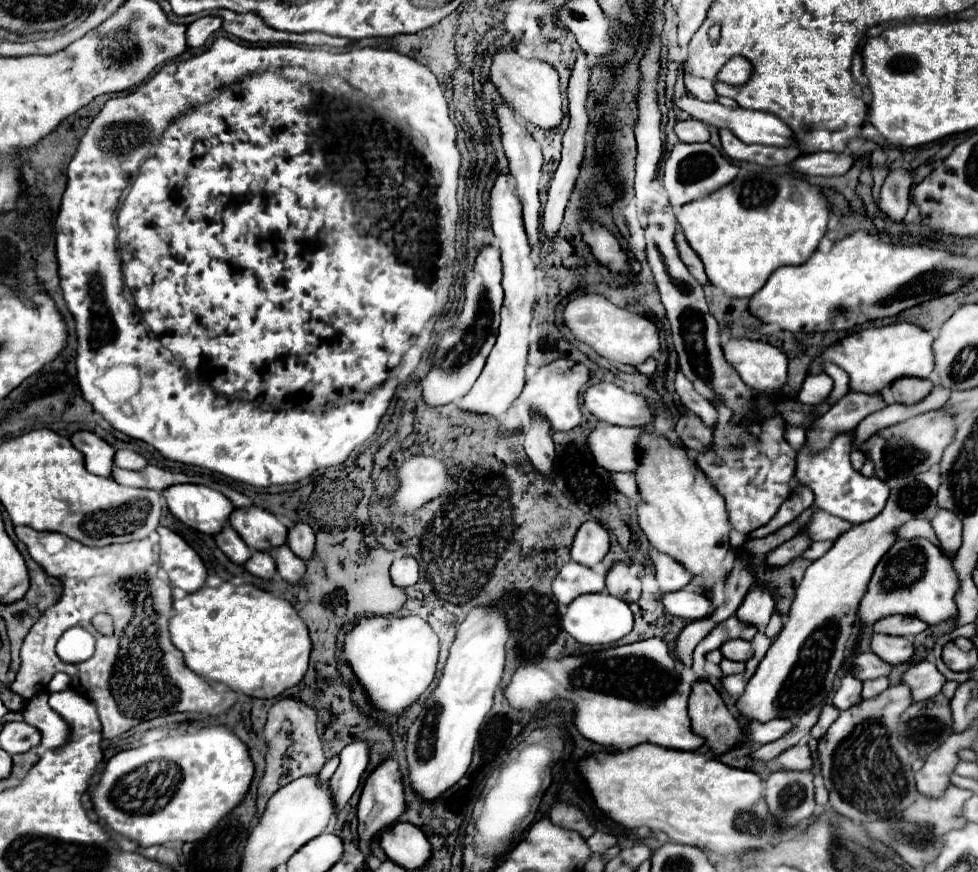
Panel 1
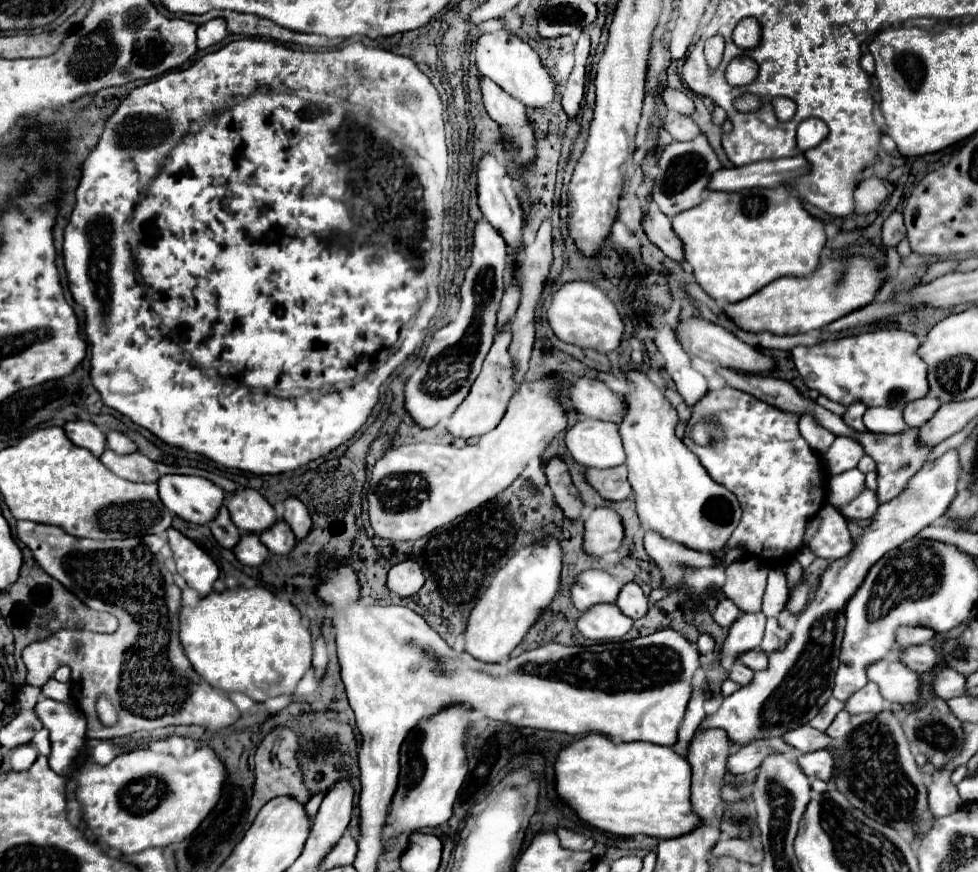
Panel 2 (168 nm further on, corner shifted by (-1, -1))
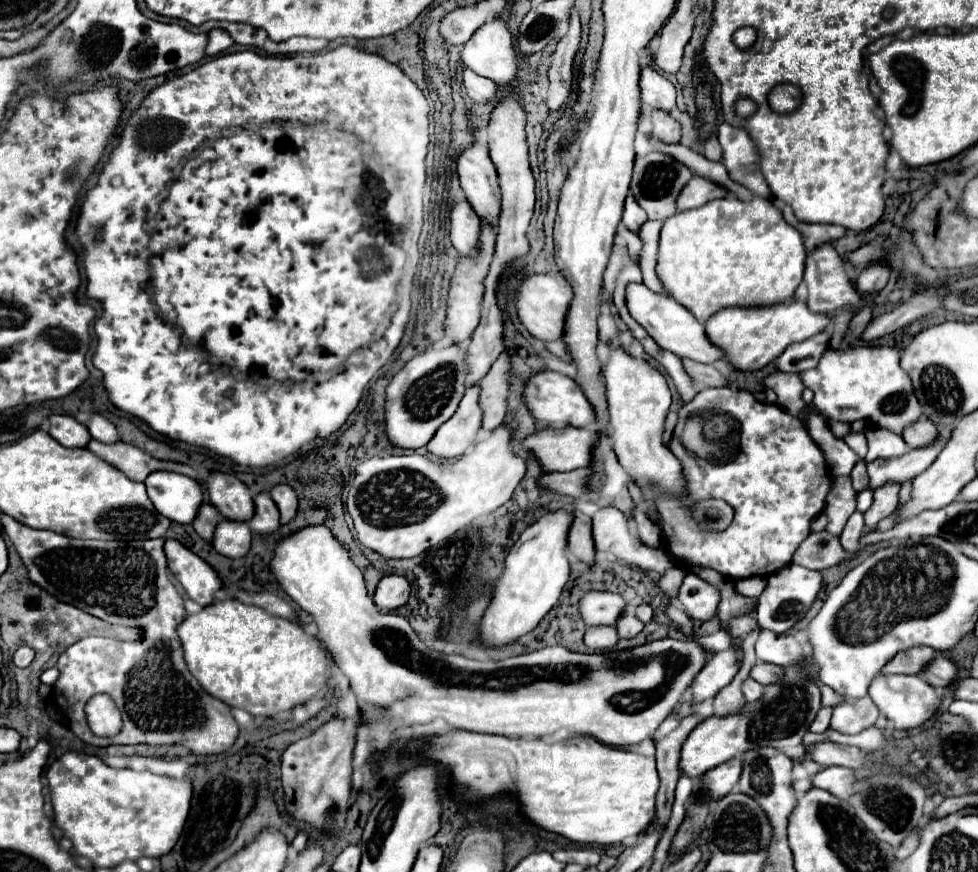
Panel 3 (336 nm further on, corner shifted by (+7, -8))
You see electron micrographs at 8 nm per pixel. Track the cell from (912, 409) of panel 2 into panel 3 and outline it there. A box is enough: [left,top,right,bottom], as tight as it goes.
[902,418,938,448]

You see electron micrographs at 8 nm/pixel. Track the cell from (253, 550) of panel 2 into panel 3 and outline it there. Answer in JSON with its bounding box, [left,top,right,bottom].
[212,520,252,558]

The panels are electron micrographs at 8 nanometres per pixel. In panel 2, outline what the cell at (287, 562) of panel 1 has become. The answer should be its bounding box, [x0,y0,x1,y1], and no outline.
[260,519,296,557]

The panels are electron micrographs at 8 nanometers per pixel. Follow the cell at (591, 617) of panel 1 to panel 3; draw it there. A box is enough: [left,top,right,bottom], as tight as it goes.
[584,628,618,650]

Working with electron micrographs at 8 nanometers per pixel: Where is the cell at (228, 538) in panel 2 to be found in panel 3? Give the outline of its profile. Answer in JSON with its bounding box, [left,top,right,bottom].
[192,504,220,542]

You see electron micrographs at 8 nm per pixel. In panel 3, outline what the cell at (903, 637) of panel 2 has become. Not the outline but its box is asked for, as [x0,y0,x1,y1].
[882,648,938,674]

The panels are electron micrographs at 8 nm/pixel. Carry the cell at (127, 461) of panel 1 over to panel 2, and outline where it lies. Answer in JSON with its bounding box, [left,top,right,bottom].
[106,431,138,455]

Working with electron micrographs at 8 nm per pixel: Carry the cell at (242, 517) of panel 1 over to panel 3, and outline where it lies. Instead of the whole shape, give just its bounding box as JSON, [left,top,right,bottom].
[208,472,254,520]

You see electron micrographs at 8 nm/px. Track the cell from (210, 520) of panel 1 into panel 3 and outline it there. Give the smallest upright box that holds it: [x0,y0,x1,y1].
[146,472,202,524]

